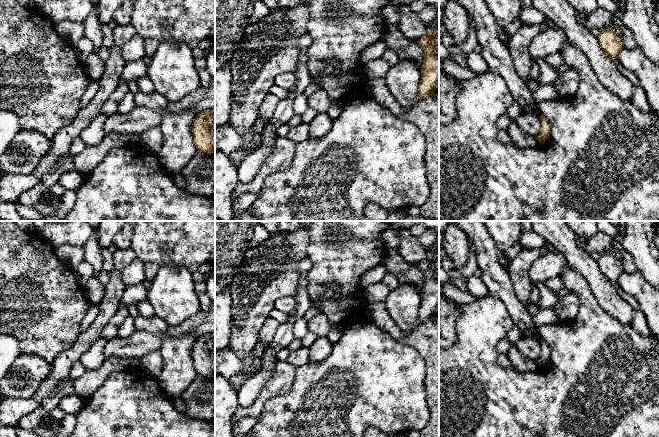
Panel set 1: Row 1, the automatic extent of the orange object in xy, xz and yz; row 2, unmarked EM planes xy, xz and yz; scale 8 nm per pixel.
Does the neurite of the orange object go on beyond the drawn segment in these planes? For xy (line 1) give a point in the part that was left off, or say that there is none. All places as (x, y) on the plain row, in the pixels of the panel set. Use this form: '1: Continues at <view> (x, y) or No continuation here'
1: No continuation here

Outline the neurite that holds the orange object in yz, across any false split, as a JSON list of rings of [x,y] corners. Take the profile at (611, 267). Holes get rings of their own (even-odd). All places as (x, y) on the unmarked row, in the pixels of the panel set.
[[[606,251],[601,254],[597,262],[600,271],[610,284],[619,282],[620,276],[624,272],[622,260],[618,259],[613,253]]]

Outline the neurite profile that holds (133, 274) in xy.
[[[135,258],[128,266],[126,266],[121,271],[120,276],[125,286],[146,283],[145,267],[138,258]]]

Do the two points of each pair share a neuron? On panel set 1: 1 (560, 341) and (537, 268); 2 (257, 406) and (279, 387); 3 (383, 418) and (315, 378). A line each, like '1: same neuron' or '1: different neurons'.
1: different neurons
2: same neuron
3: same neuron

